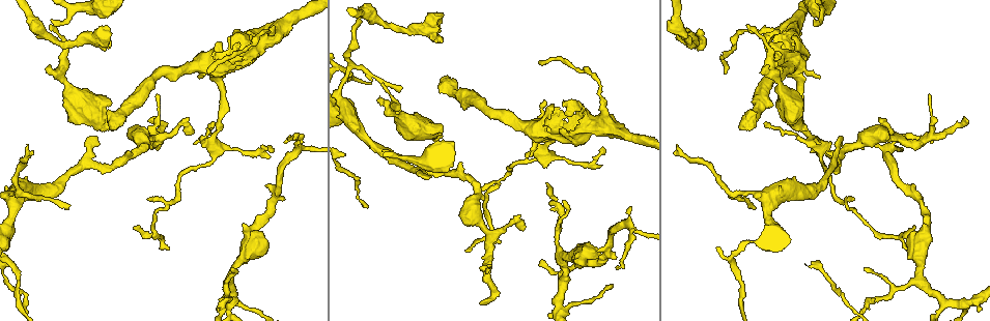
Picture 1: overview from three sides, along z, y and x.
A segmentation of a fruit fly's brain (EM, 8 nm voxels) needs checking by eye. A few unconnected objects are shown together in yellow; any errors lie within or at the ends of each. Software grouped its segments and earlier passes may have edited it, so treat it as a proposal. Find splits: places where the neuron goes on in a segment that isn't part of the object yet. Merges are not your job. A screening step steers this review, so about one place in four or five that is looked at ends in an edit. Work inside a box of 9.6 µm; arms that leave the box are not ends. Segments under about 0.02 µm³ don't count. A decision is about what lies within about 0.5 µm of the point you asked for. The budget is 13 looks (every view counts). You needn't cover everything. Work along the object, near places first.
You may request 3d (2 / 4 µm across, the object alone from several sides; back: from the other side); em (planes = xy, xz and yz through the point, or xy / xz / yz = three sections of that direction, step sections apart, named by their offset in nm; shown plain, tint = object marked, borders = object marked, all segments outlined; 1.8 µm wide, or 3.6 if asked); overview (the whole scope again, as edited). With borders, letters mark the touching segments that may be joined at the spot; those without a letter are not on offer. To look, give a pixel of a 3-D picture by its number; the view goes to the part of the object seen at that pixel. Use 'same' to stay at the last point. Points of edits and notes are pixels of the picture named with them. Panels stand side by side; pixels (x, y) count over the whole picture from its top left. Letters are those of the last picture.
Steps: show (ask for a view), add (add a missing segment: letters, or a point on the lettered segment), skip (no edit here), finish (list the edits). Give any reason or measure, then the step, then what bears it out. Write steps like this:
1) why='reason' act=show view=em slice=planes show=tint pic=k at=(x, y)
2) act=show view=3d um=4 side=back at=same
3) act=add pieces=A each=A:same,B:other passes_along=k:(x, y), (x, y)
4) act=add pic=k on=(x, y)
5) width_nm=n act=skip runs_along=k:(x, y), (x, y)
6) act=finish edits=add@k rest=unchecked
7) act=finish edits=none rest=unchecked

why='tapers out' act=show view=em slice=planes show=borders pic=1 at=(147, 199)

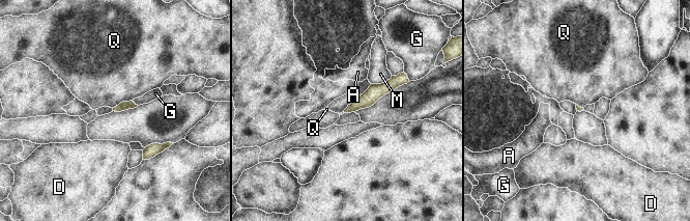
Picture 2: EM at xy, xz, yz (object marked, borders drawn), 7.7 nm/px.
act=skip each=A:other,D:other,G:other,M:other,Q:other border=2:(132, 100), (120, 102), (113, 108) found='none of them fits'

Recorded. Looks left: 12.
why='tapers out' act=show view=em um=3.6 slice=xz step=16 show=borders pic=1 at=(230, 268)

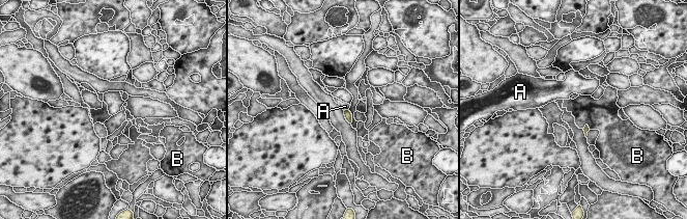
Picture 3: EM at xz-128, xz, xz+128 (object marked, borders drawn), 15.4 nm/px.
act=skip each=A:other,B:other found='none of them fits'

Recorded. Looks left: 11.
why='free end' act=show view=3d um=2 pic=1 at=(379, 98)

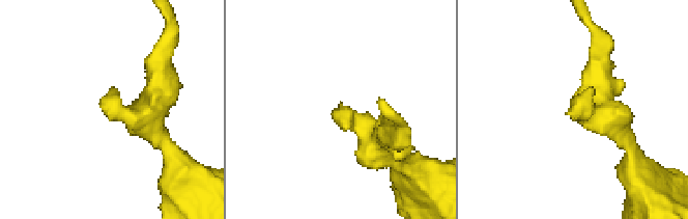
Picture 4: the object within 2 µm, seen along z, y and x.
act=show view=em slice=xz step=4 show=borders pic=4 at=(106, 100)

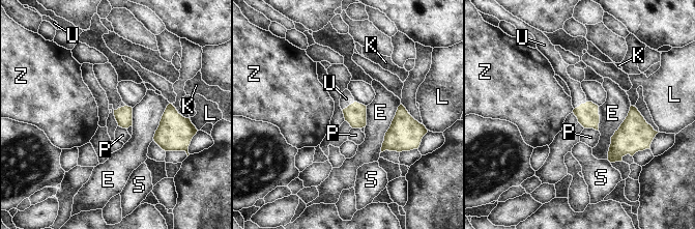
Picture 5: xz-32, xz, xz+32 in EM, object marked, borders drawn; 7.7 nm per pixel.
act=add pieces=U each=E:other,K:other,L:other,P:other,S:other,U:same,Z:other passes_along=5:(355, 114), (349, 105), (346, 98) found='the neuron continues'

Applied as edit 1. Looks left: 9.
why='tapers out' act=show view=3d um=2 pic=1 at=(815, 20)

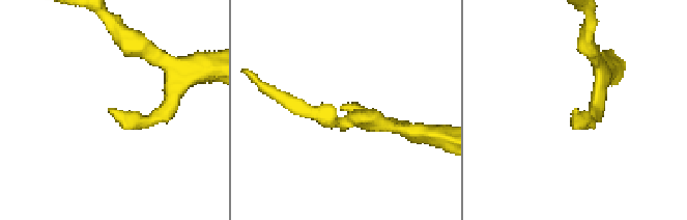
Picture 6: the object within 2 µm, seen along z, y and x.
why='now the EM' act=show view=em slice=planes show=plain pic=6 at=(344, 106)

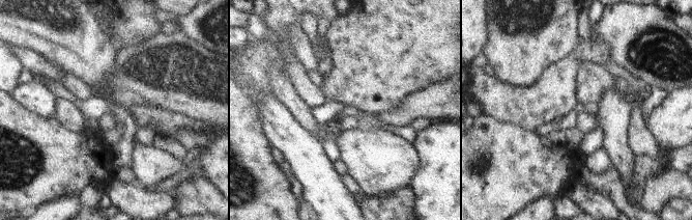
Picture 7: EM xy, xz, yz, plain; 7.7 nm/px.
act=show view=em slice=planes show=borders at=same

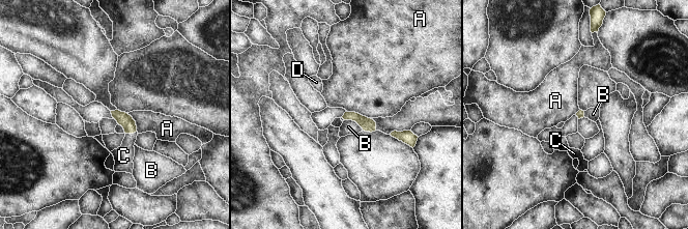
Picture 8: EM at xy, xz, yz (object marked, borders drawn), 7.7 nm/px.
act=add pieces=C each=A:other,B:other,C:same,D:other passes_along=8:(122, 118), (130, 133), (123, 155) found='the neuron continues'

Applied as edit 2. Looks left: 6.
why='free end' act=show view=3d um=4 pic=1 at=(706, 40)

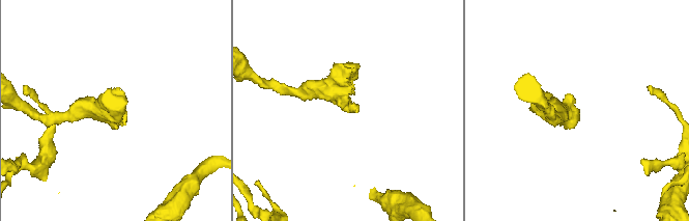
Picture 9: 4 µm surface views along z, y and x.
why='need the tissue' act=show view=em slice=yz step=8 show=tint pic=9 at=(126, 111)

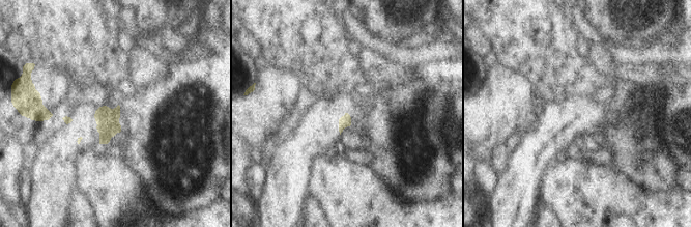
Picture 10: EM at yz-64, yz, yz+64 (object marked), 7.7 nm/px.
why='another direction' act=show view=em slice=planes show=borders at=same

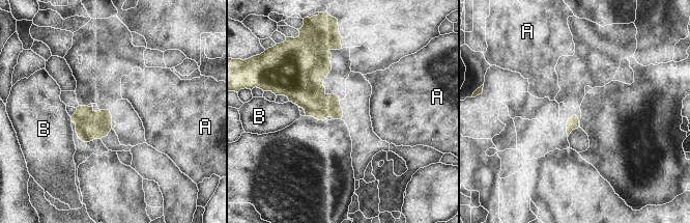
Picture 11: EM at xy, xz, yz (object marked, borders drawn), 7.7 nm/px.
act=skip each=A:other,B:other border=11:(289, 101), (298, 106) found='none of them fits'

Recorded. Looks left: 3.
act=finish edits=add@5,add@8 rest=unchecked

